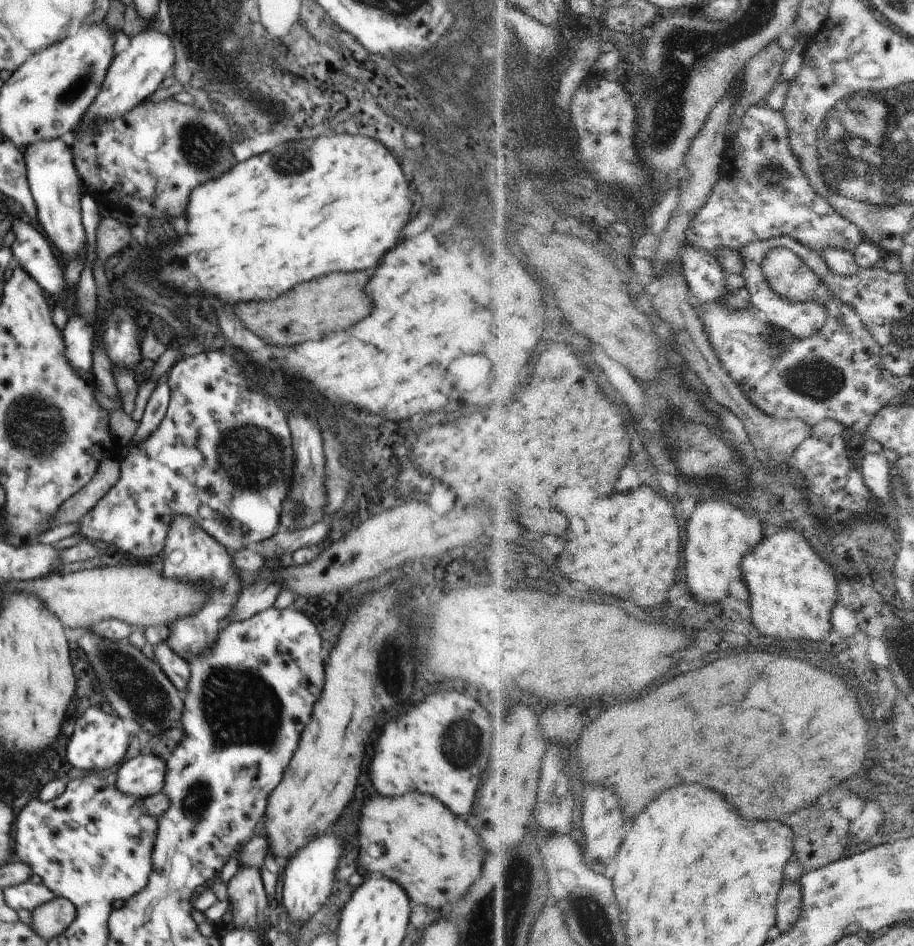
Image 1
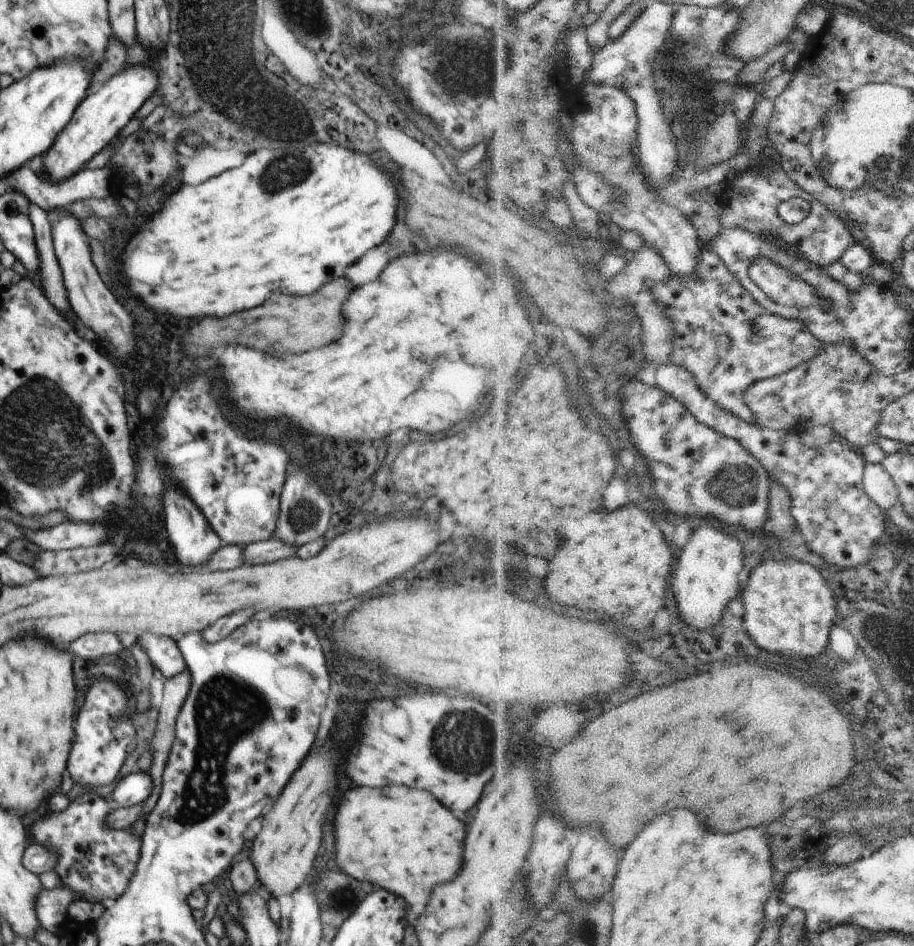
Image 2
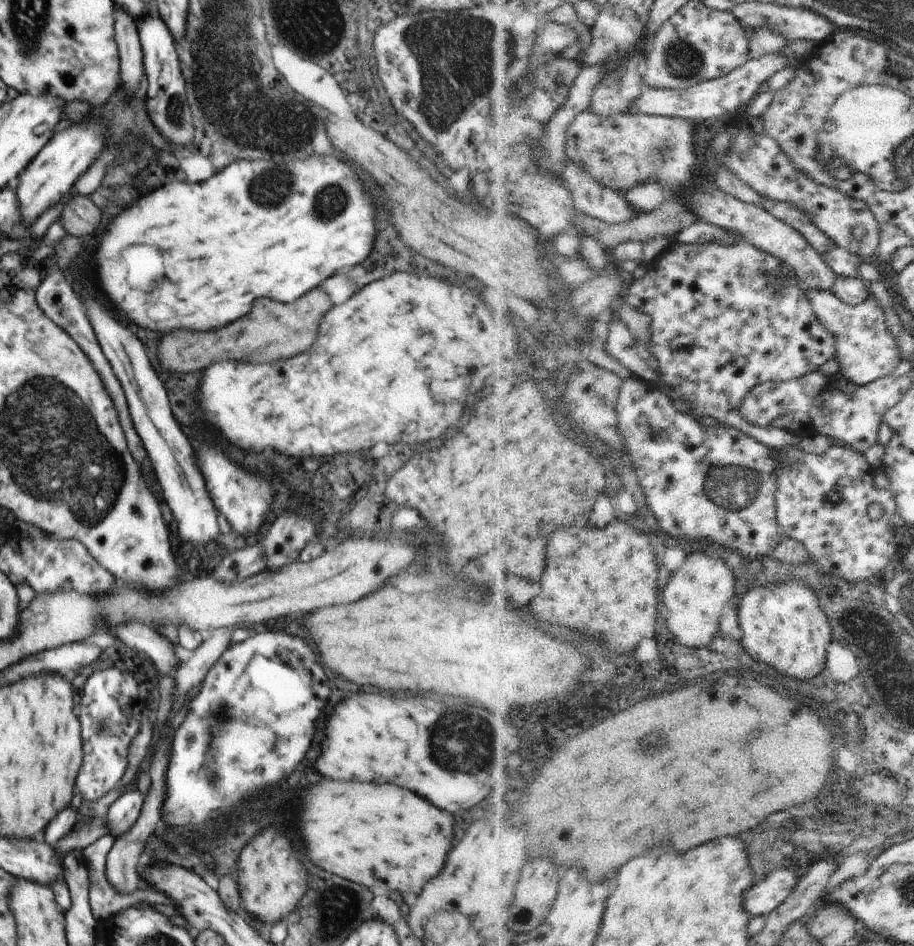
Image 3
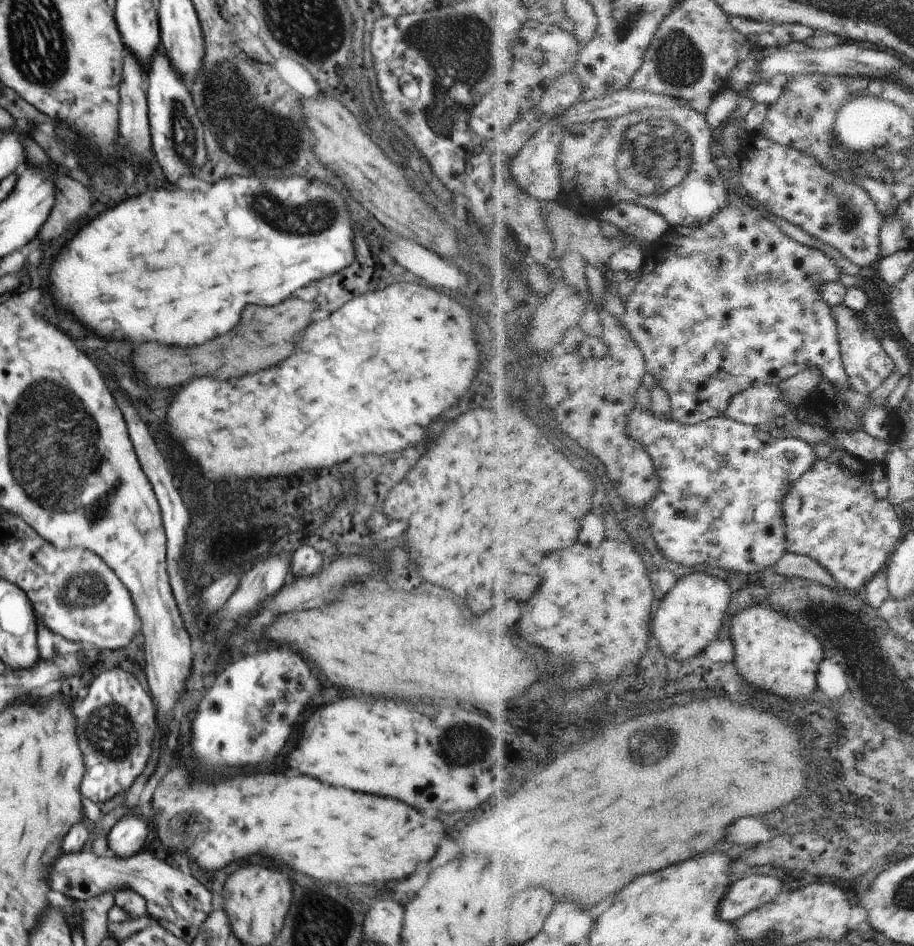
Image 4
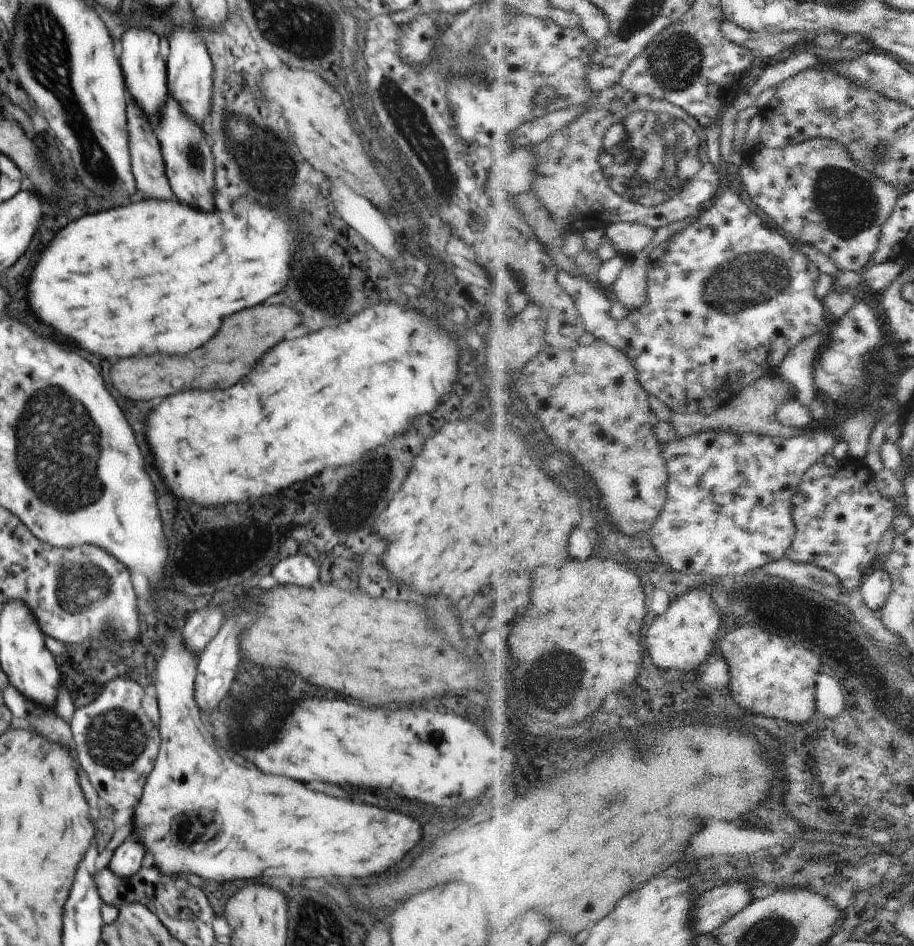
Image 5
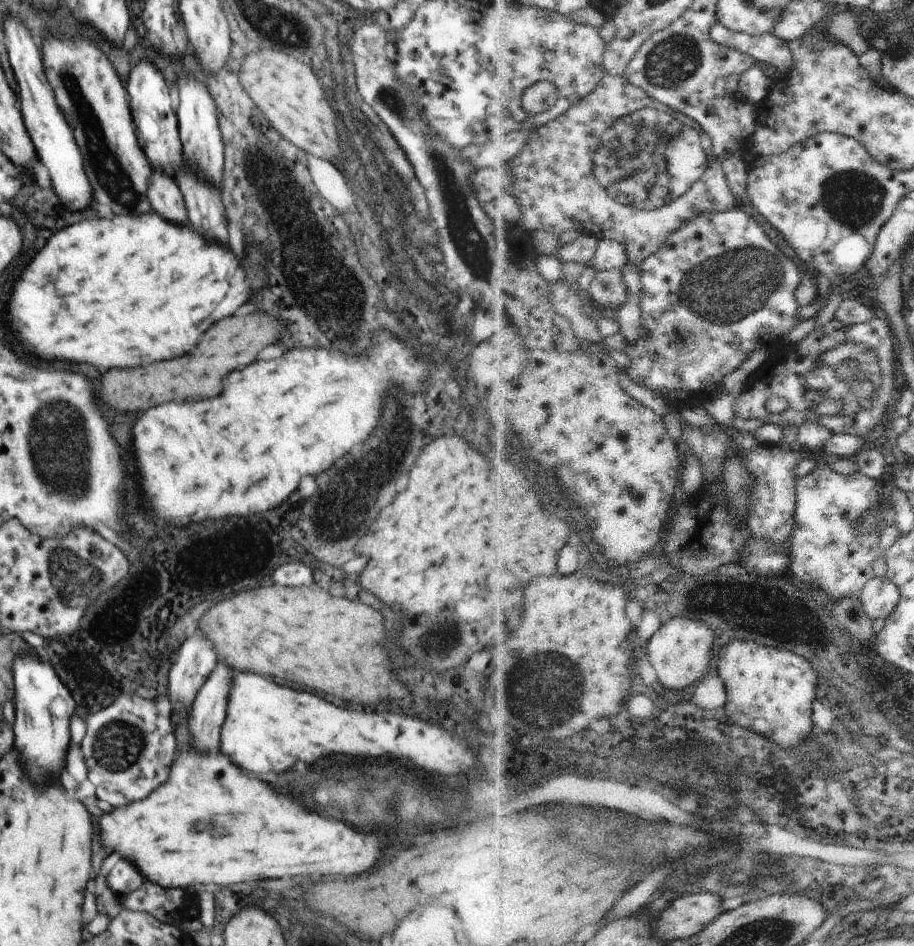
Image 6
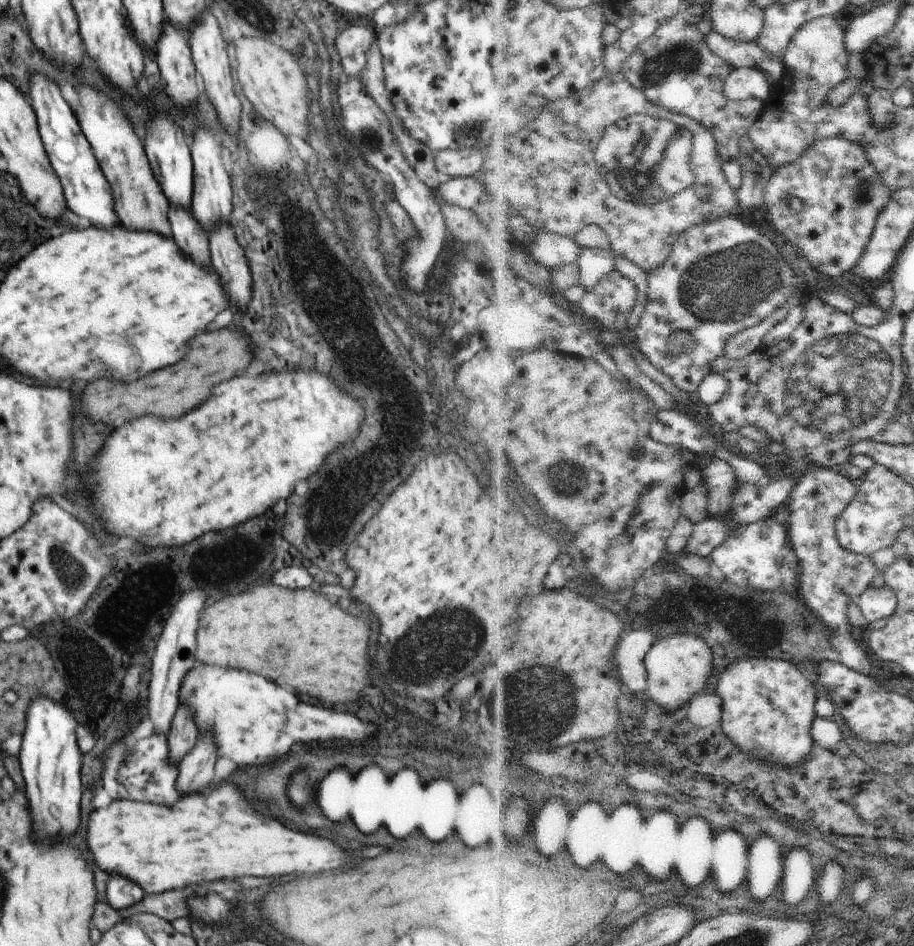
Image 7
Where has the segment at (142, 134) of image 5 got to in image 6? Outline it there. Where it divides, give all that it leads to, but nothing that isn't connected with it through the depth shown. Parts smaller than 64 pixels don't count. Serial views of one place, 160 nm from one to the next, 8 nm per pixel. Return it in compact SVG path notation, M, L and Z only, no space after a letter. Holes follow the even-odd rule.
M154 171L148 187L152 208L172 224L186 224L188 216L185 200L177 182L166 173Z

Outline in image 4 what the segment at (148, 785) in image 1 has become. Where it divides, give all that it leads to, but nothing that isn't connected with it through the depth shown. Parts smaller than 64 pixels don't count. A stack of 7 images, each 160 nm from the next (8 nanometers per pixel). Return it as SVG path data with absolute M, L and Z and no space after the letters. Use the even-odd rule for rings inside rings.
M123 816L107 834L108 853L111 856L128 858L146 849L146 838L151 825L147 817Z

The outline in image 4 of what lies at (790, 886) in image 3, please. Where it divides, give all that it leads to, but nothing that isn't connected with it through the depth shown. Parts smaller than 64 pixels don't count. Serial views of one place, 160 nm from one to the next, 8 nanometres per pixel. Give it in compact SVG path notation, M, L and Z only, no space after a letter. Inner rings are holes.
M750 875L734 882L722 904L722 918L737 921L749 912L772 903L784 891L784 882L772 875Z

